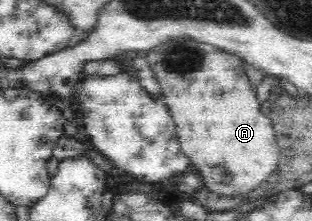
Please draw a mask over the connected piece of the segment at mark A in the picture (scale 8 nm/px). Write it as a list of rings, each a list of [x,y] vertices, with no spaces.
[[[189,37],[164,40],[144,55],[159,85],[161,99],[174,122],[180,150],[203,177],[205,188],[222,196],[235,196],[247,194],[265,182],[279,162],[279,147],[271,119],[261,108],[256,87],[249,82],[244,60]]]

